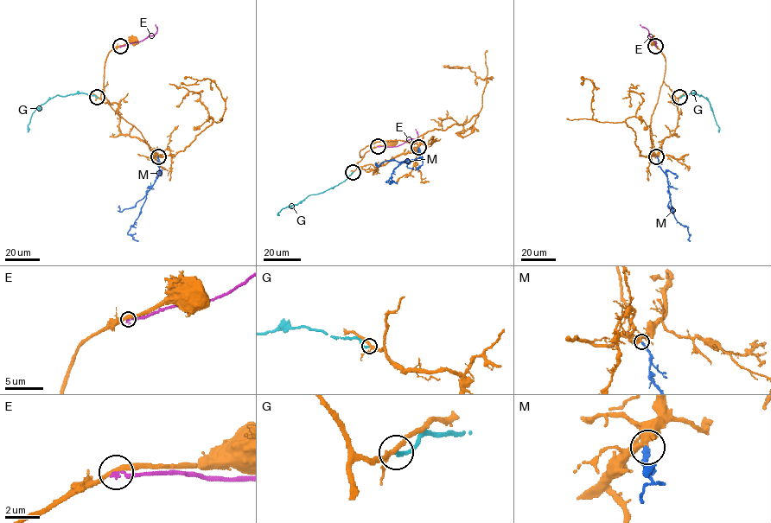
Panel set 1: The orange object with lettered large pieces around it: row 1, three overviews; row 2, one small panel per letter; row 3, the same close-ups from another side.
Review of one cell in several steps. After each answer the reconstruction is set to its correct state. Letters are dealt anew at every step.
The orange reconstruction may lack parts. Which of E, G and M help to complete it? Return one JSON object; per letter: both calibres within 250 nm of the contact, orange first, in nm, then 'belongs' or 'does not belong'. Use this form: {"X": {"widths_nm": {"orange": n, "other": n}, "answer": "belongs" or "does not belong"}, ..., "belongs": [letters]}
{"E": {"widths_nm": {"orange": 320, "other": 200}, "answer": "does not belong"}, "G": {"widths_nm": {"orange": 200, "other": 220}, "answer": "does not belong"}, "M": {"widths_nm": {"orange": 360, "other": 240}, "answer": "belongs"}, "belongs": ["M"]}

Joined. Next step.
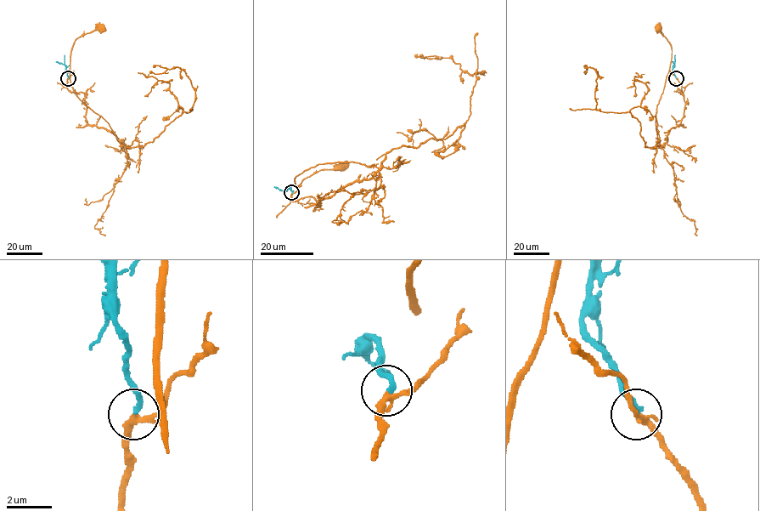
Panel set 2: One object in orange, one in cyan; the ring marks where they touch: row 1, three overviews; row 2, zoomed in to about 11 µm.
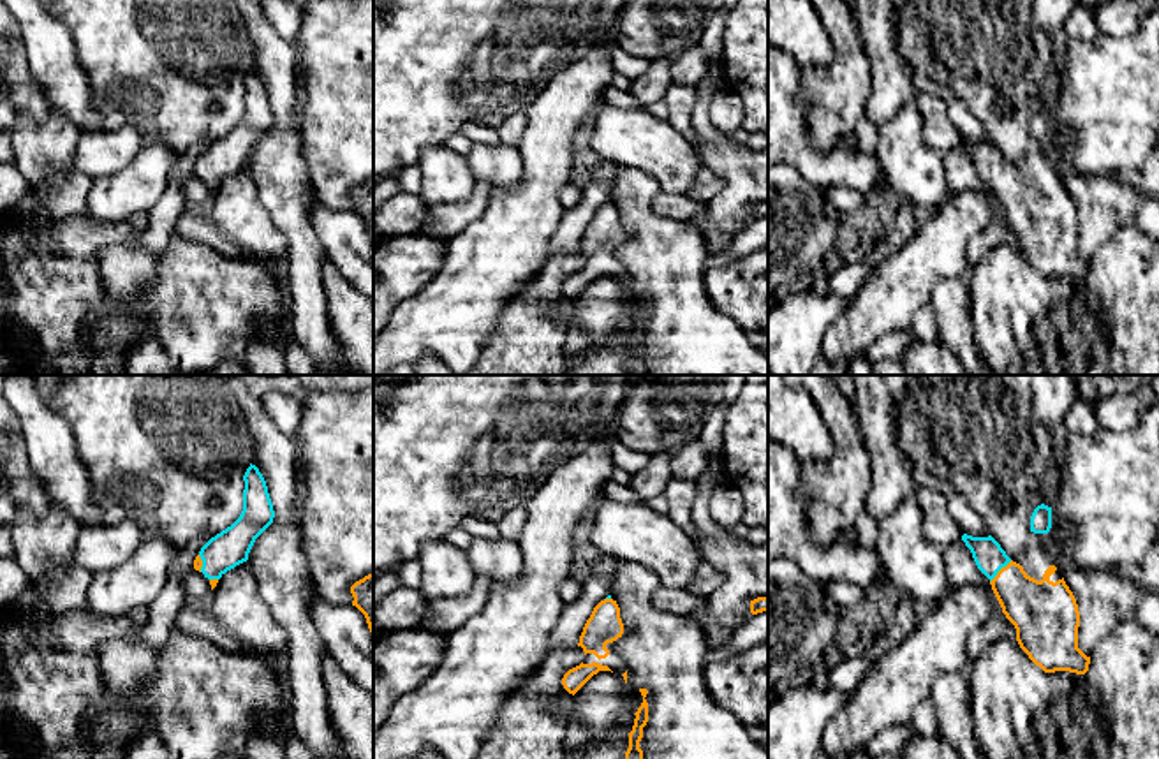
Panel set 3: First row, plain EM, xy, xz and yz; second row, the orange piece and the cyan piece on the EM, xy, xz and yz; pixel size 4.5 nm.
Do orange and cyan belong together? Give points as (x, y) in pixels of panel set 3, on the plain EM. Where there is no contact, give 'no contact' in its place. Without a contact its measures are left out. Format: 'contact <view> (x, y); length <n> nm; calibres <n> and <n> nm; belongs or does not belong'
contact yz (999, 176); length 140 nm; calibres 260 and 140 nm; belongs

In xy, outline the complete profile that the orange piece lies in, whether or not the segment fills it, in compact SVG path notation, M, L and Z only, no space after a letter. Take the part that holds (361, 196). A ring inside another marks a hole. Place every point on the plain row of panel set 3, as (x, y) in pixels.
M373 178L356 187L351 192L354 203L352 211L356 211L366 224L368 234L373 241Z

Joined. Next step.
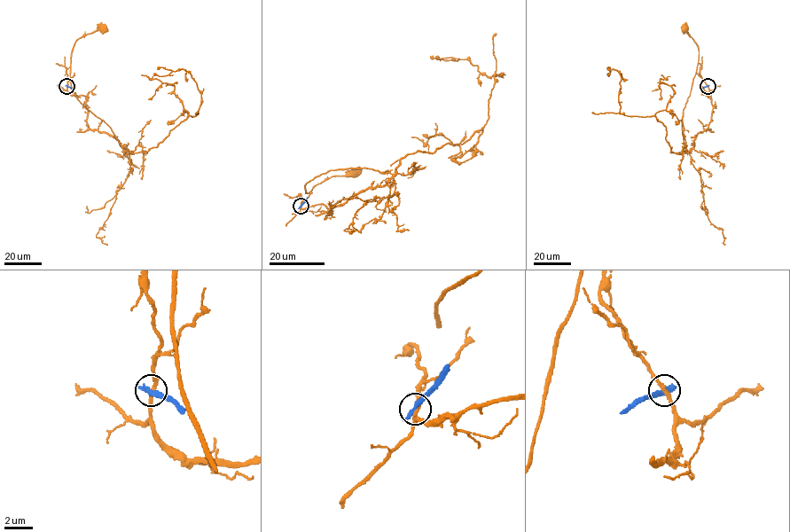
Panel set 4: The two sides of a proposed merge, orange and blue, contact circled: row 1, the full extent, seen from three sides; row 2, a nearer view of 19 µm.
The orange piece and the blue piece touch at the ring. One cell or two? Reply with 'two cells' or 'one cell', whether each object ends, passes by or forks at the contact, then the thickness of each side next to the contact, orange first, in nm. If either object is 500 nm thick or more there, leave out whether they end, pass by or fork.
two cells; orange passes by; blue ends; calibres 240 and 460 nm

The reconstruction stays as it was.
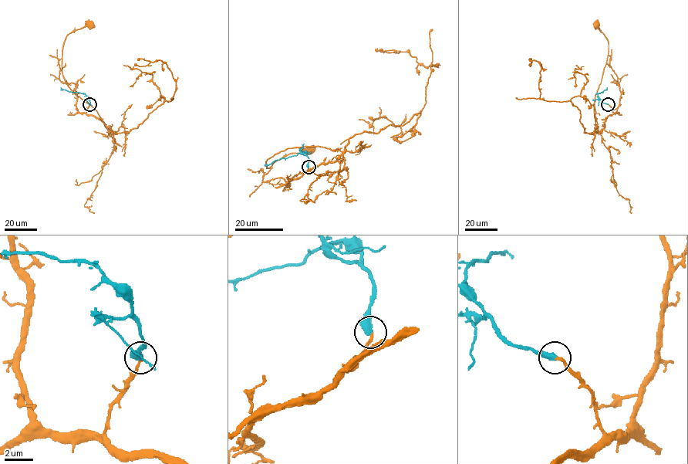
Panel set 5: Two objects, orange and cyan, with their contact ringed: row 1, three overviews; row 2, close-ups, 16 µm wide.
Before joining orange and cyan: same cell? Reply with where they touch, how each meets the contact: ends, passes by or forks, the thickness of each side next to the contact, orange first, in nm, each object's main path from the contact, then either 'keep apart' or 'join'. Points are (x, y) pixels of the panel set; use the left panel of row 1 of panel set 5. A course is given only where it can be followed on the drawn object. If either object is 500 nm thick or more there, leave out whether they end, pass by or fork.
place (89, 104); calibres 190 and 500 nm; course orange (89, 104), (86, 113), (112, 131), (69, 86), (62, 73), (65, 38), (90, 23); course cyan (89, 104), (85, 94), (62, 89), (61, 87); join

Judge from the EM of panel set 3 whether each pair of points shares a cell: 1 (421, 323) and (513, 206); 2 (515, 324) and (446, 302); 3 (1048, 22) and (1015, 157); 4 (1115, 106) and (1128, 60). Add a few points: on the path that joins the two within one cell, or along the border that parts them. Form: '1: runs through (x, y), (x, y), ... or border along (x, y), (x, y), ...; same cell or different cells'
1: runs through (450, 294), (509, 235); same cell
2: border along (509, 302), (478, 354); different cells
3: border along (1031, 18), (1038, 27), (1059, 39); different cells
4: runs through (1115, 95), (1126, 81), (1126, 71); same cell

